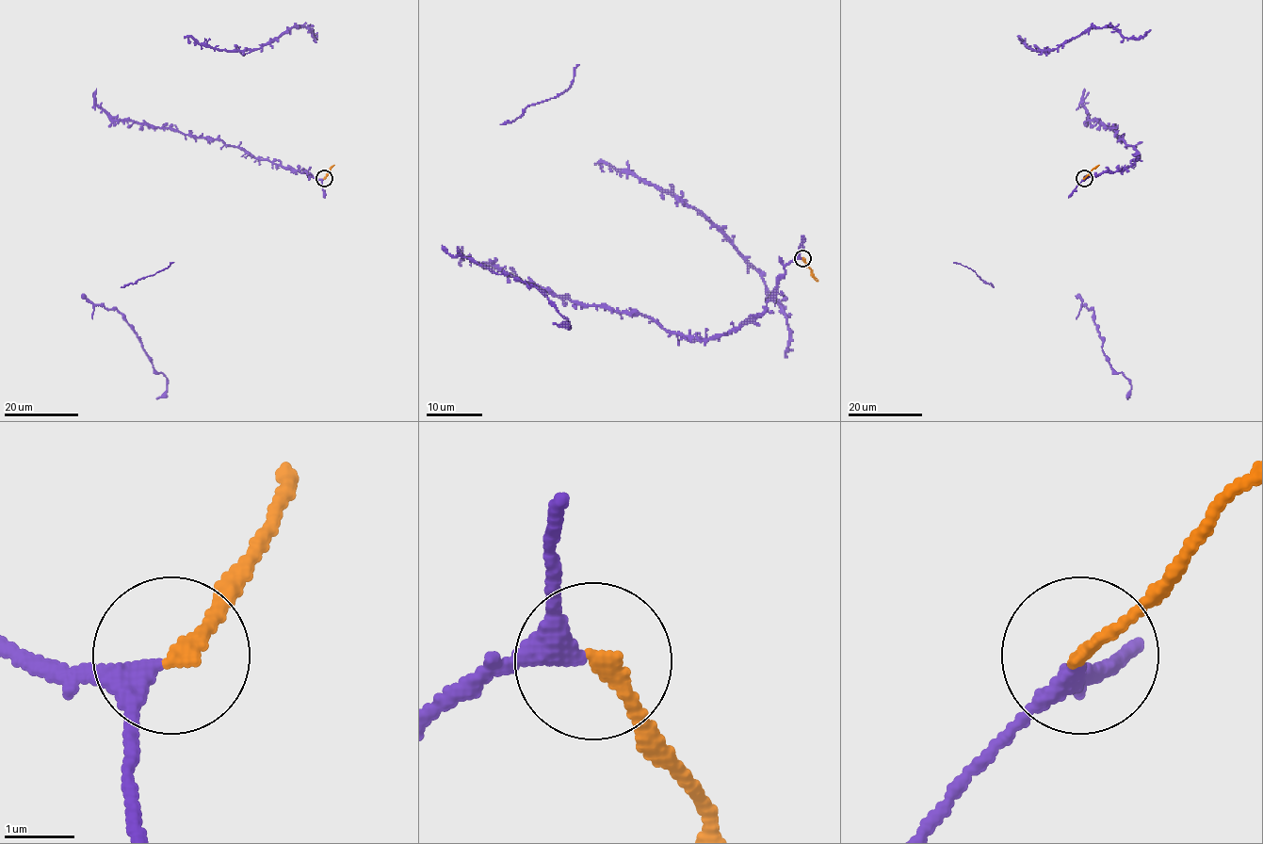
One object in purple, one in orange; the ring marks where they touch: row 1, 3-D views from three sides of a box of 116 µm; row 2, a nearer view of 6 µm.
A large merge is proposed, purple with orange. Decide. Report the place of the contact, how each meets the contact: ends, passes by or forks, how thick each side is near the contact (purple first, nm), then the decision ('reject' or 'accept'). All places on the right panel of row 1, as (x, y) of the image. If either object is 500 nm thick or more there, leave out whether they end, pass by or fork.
at (1084, 178); purple passes by; orange ends there; 280 nm thick on the purple side, 200 nm on the other; reject

